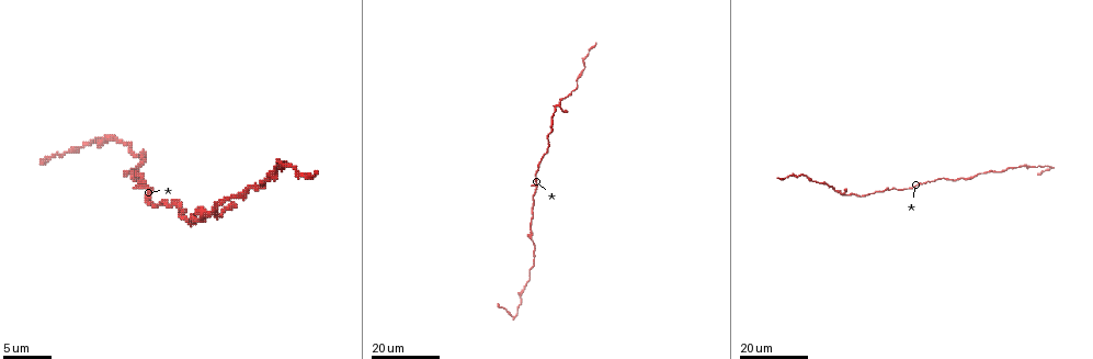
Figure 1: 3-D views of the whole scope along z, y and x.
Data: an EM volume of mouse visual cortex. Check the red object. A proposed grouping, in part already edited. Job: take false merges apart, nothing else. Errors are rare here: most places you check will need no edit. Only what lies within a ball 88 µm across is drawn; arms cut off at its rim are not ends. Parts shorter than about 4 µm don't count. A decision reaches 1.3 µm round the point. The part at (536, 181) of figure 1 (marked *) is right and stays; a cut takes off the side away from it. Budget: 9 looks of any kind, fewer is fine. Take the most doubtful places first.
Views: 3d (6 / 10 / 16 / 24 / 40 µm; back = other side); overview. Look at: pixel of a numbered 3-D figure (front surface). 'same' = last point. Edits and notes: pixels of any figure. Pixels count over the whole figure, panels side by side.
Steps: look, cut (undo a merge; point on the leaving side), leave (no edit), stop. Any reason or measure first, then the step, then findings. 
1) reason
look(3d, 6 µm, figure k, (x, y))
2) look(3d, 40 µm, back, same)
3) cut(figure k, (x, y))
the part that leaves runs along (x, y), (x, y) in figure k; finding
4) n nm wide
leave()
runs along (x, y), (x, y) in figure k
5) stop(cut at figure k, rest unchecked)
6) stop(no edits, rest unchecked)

thin arm on a thick one
look(3d, 24 µm, figure 1, (585, 58))

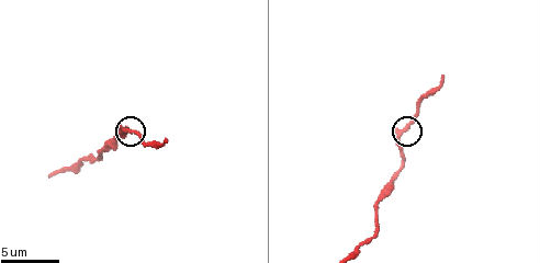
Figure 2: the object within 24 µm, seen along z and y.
closer look
look(3d, 10 µm, figure 2, (130, 132))

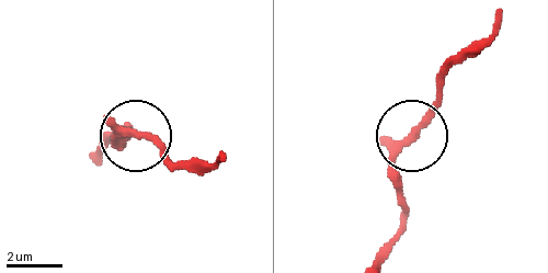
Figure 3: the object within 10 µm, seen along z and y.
3 arms
leave()
runs along (387, 252), (403, 217), (398, 146), (443, 84) in figure 3; continuous, no second cell

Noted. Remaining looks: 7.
thick turns thin
look(3d, 16 µm, figure 1, (970, 177))

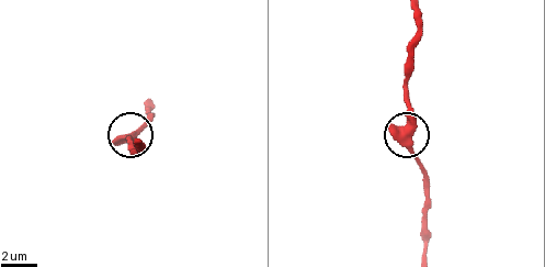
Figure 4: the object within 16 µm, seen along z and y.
look(3d, 6 µm, figure 4, (407, 144))

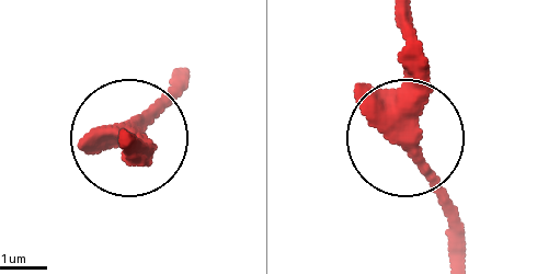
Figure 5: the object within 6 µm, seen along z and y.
leave()
runs along (407, 27), (407, 134), (461, 224) in figure 5; all the same cell

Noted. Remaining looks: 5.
two arms in line, one across
look(3d, 16 µm, figure 1, (1031, 166))

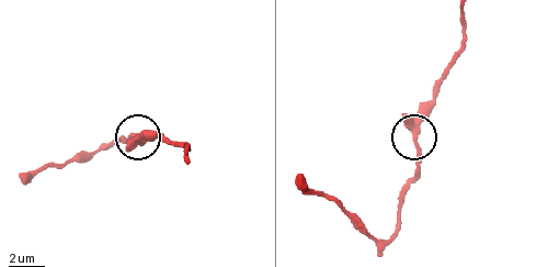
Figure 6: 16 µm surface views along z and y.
look(3d, 10 µm, figure 6, (140, 141))

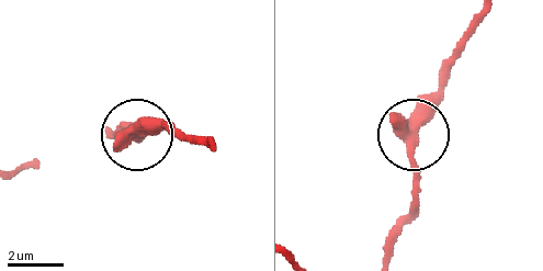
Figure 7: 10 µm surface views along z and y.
3 arms
leave()
runs along (483, 15), (415, 136), (413, 204) in figure 7; all the same cell

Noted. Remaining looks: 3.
thick turns thin
look(3d, 16 µm, figure 2, (375, 204))

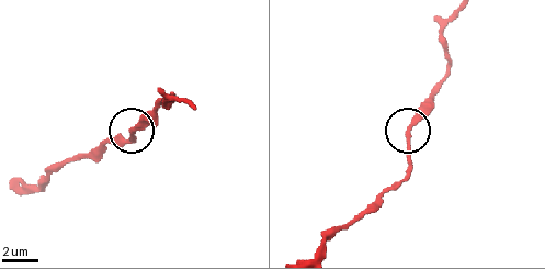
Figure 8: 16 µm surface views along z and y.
look(3d, 6 µm, figure 8, (133, 129))

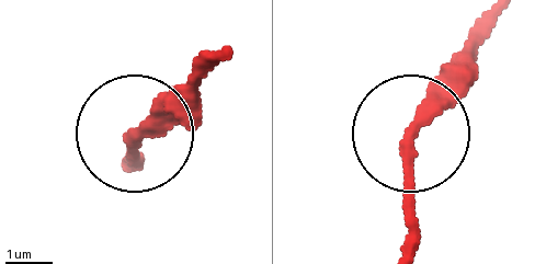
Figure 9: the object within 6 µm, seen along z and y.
250 nm wide
leave()
runs along (124, 156), (211, 65) in figure 9; continuous, no second cell

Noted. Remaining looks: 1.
stop(no edits, rest unchecked)

